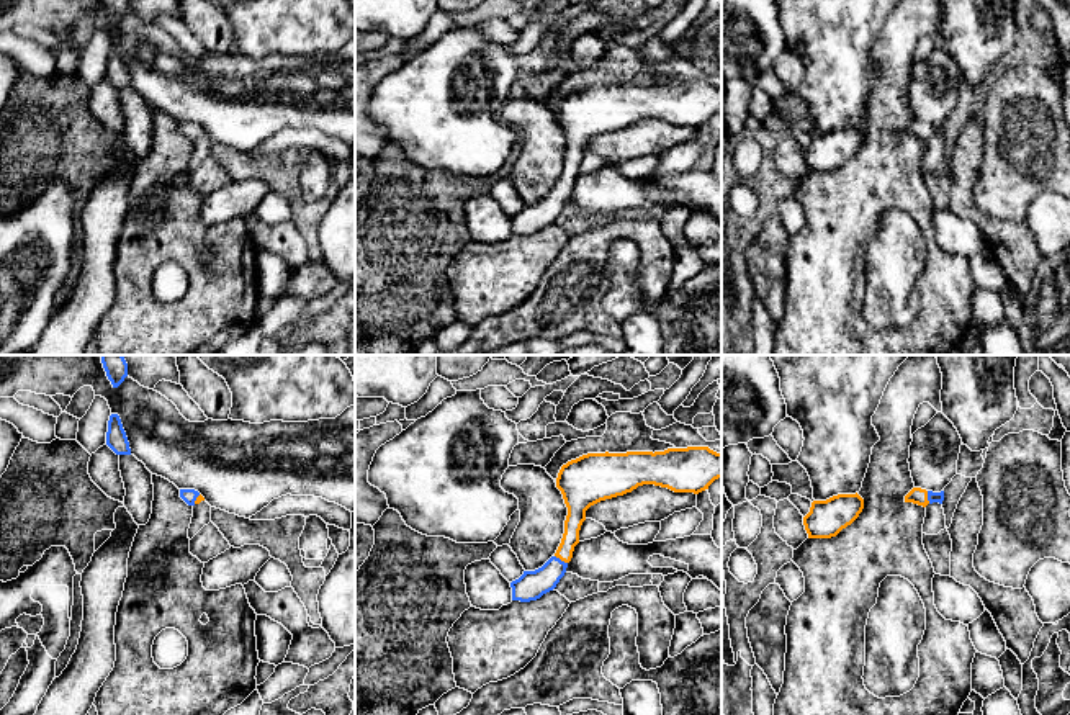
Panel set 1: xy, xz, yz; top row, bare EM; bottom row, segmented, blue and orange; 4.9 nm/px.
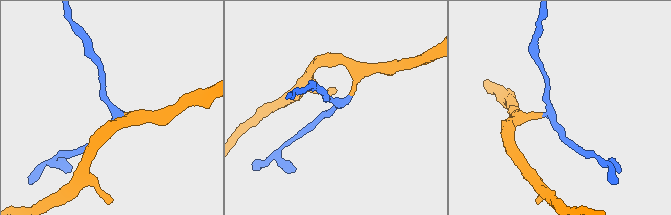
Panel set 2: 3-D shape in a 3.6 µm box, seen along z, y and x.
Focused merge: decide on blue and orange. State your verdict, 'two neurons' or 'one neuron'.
one neuron

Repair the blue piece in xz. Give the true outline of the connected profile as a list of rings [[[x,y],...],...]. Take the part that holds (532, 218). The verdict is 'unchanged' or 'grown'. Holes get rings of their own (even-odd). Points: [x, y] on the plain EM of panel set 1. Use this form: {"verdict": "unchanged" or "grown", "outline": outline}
{"verdict": "grown", "outline": [[[708,80],[668,82],[654,87],[587,87],[568,95],[556,111],[556,121],[568,141],[561,177],[542,201],[524,205],[510,216],[512,234],[537,234],[556,221],[579,177],[579,164],[591,139],[643,118],[699,128],[718,111],[722,87]]]}

